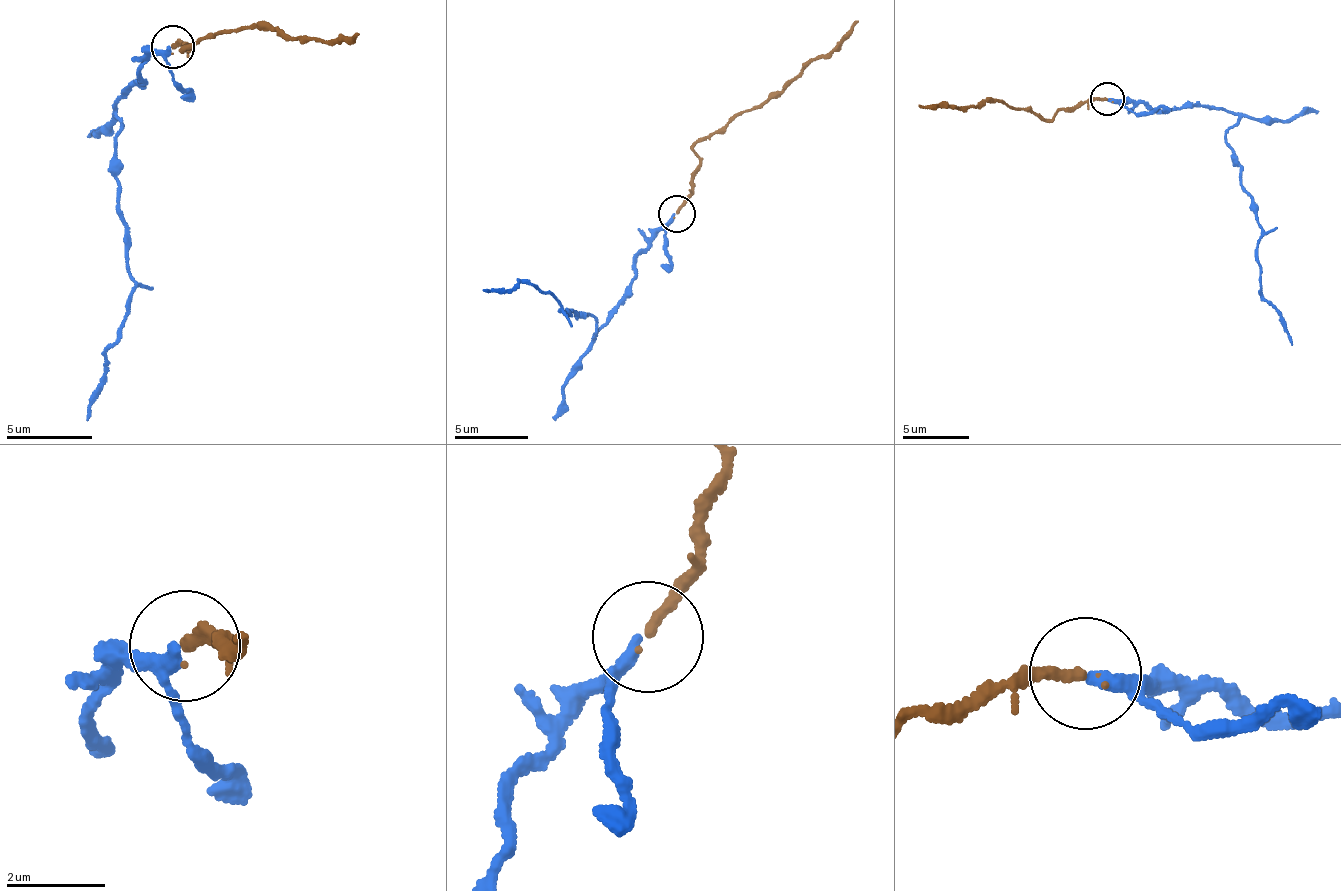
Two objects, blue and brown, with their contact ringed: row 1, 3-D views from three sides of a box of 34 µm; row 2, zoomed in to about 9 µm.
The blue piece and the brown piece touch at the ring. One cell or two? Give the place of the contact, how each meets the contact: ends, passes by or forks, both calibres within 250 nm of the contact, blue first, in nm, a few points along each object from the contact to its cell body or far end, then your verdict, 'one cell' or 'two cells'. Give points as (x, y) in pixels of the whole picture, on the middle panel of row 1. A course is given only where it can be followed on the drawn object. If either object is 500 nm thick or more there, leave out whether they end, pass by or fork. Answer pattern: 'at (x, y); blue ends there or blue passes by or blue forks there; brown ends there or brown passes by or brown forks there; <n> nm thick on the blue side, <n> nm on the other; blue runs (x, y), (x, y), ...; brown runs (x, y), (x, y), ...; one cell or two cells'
at (677, 214); blue passes by; brown ends there; 200 nm thick on the blue side, 220 nm on the other; blue runs (674, 214), (635, 259), (631, 287), (593, 338), (587, 312), (561, 309), (551, 292), (524, 281), (482, 289); brown runs (677, 214), (700, 163), (698, 140), (761, 108), (804, 74), (812, 59), (835, 51), (858, 22); one cell

